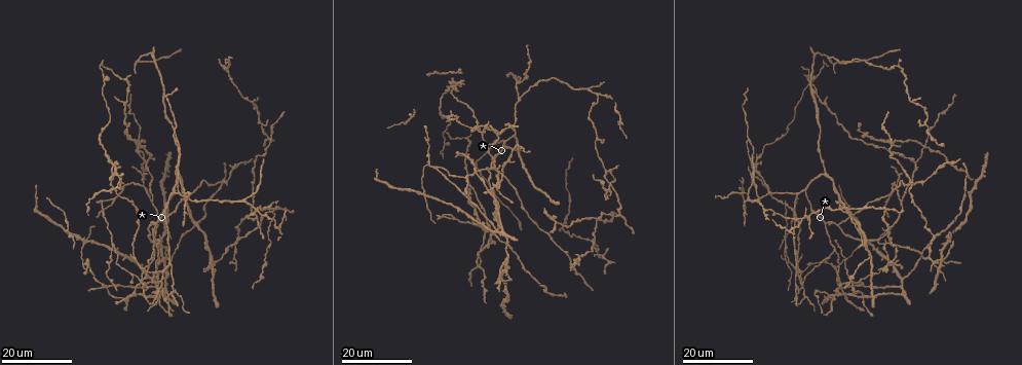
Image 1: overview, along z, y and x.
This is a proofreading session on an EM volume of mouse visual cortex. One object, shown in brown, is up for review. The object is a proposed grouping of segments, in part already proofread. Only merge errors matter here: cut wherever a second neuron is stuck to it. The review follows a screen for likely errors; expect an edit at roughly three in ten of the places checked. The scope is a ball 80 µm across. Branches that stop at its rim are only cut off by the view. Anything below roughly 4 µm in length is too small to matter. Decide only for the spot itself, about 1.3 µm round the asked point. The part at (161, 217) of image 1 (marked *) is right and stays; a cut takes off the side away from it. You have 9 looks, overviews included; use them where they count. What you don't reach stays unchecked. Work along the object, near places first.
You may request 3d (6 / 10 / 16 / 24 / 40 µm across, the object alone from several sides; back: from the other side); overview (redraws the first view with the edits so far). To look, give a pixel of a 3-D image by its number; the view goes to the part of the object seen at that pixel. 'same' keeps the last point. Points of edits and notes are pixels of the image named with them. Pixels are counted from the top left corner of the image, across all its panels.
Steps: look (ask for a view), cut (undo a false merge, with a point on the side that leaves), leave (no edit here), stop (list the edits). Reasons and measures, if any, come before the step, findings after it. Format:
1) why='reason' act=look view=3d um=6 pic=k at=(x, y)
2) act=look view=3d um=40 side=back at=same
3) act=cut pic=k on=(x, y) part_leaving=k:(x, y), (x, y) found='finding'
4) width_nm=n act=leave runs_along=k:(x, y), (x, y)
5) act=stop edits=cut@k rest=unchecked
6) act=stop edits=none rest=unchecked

why='branch point' act=look view=3d um=16 pic=1 at=(853, 281)

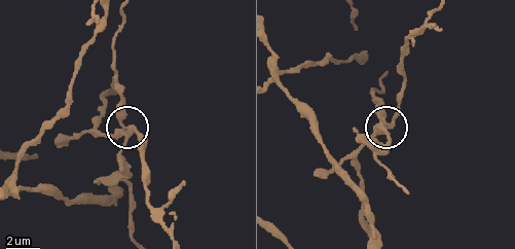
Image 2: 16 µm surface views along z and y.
act=look view=3d um=6 pic=2 at=(130, 130)

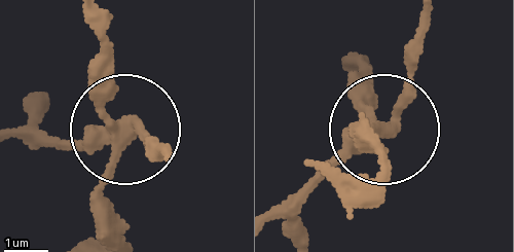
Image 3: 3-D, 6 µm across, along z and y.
why='from behind' act=look view=3d um=6 side=back pic=3 at=(389, 128)

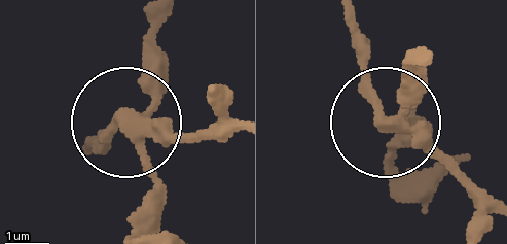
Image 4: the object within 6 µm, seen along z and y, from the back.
width_nm=260 act=cut pic=4 on=(159, 64) part_leaving=4:(140, 124), (163, 16) found='a second neuron is stuck on'

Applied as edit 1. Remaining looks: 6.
why='see it whole again' act=look view=overview

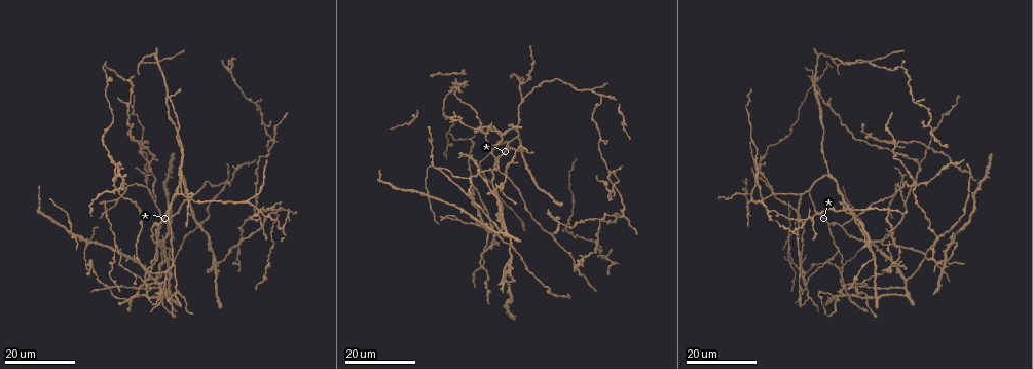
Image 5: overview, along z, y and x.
why='four-way junction' act=look view=3d um=16 pic=5 at=(927, 146)

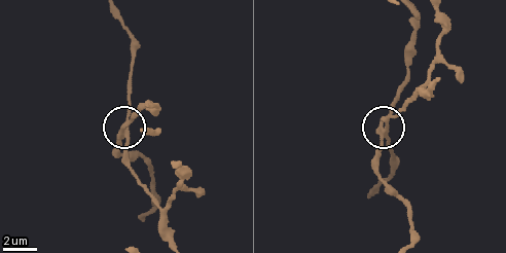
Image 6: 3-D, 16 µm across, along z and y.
act=look view=3d um=6 pic=6 at=(123, 131)

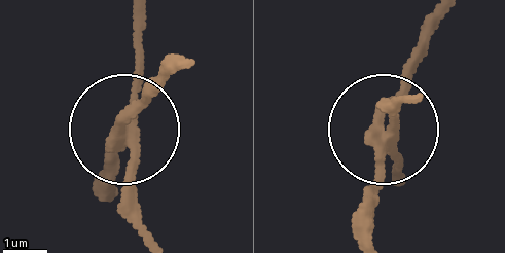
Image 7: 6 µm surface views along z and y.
width_nm=250 act=cut pic=7 on=(106, 161) part_leaving=7:(119, 136), (175, 70) found='a second neuron is stuck on'

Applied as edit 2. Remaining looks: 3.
act=look view=overview

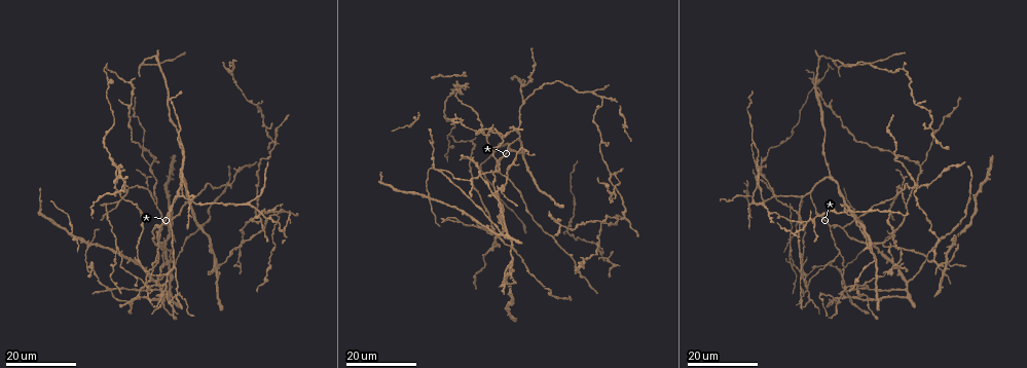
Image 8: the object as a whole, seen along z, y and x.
why='a fork' act=look view=3d um=16 pic=8 at=(167, 264)

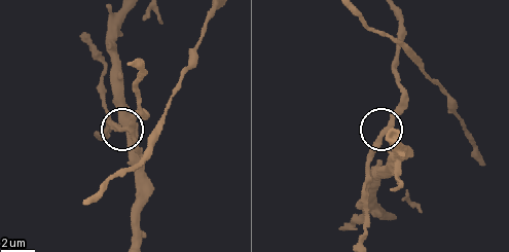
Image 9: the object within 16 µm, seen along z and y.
act=look view=3d um=10 pic=9 at=(128, 131)

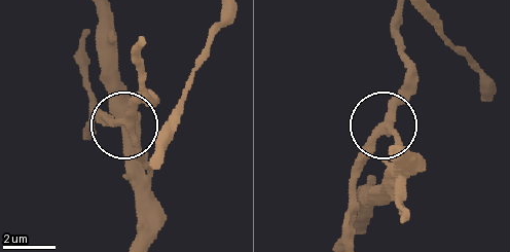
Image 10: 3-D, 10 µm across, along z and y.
arms=3 act=leave found='all the same neuron'

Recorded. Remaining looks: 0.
act=stop edits=cut@4,cut@7 rest=unchecked

